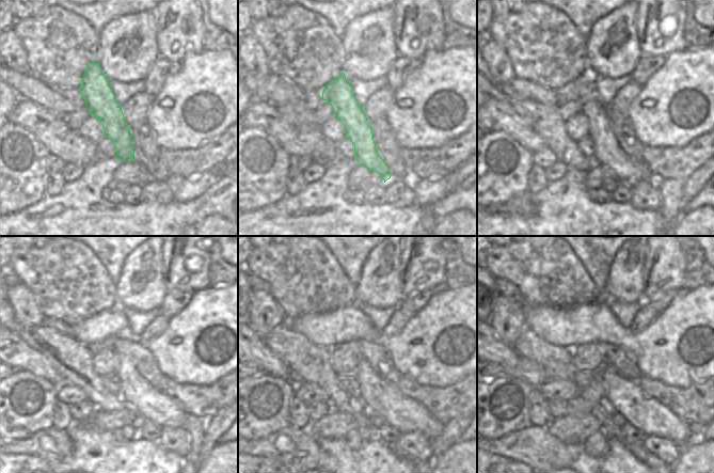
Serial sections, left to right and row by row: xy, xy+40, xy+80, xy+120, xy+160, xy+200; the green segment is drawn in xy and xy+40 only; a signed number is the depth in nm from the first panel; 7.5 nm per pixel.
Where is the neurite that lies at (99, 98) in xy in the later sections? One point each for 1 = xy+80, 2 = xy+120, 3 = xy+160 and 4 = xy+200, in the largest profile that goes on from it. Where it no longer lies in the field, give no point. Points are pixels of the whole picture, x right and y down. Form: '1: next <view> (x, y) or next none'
1: next xy+80 (606, 150)
2: next xy+120 (156, 407)
3: next xy+160 (406, 414)
4: next xy+200 (621, 395)

